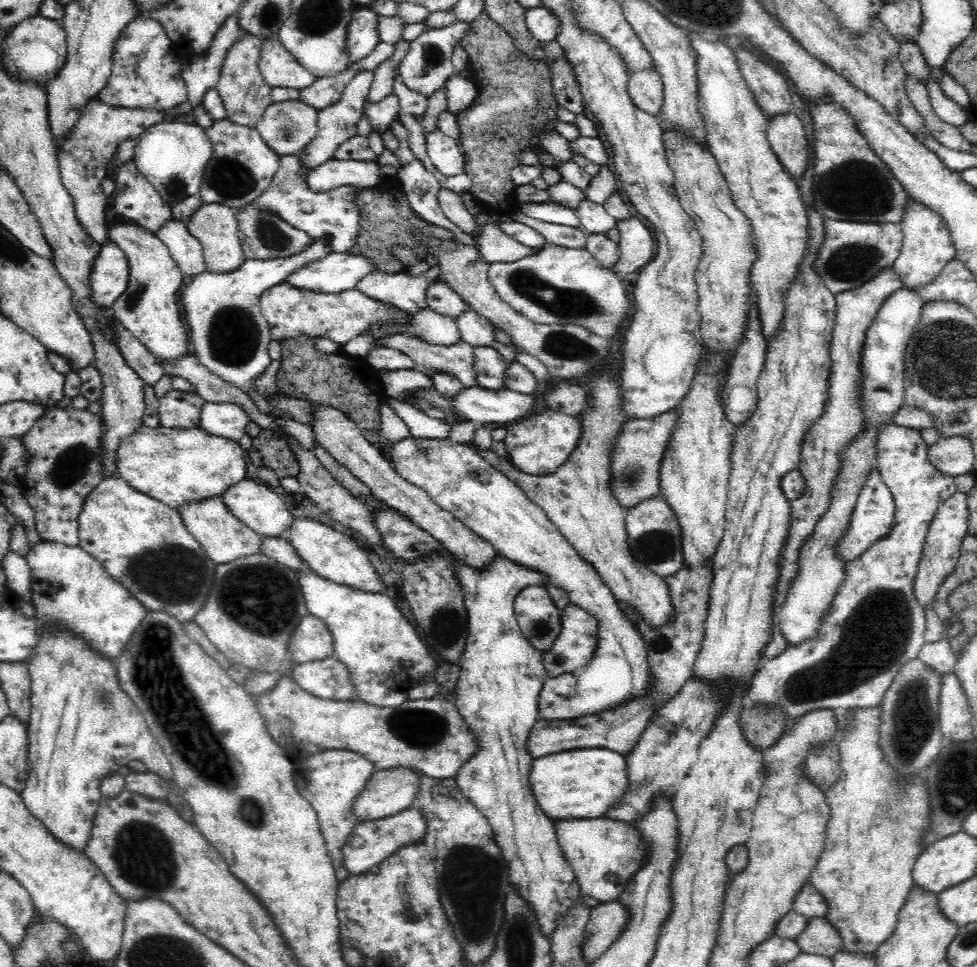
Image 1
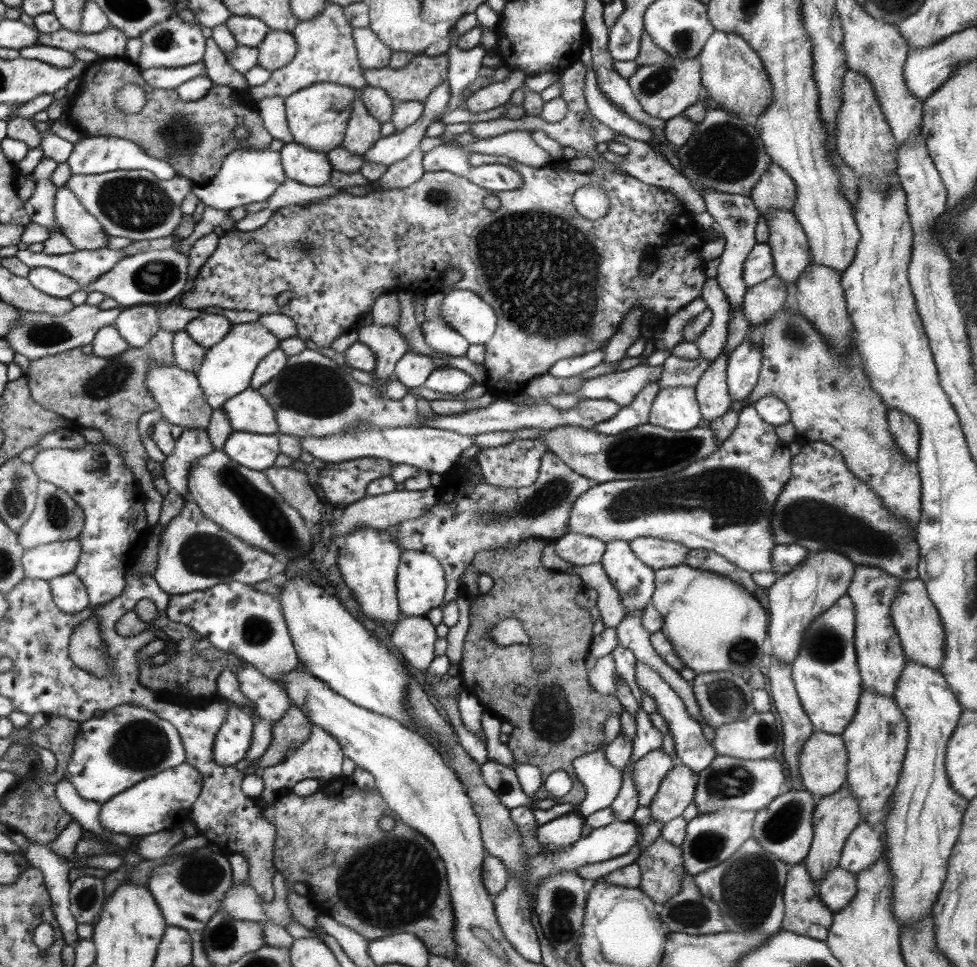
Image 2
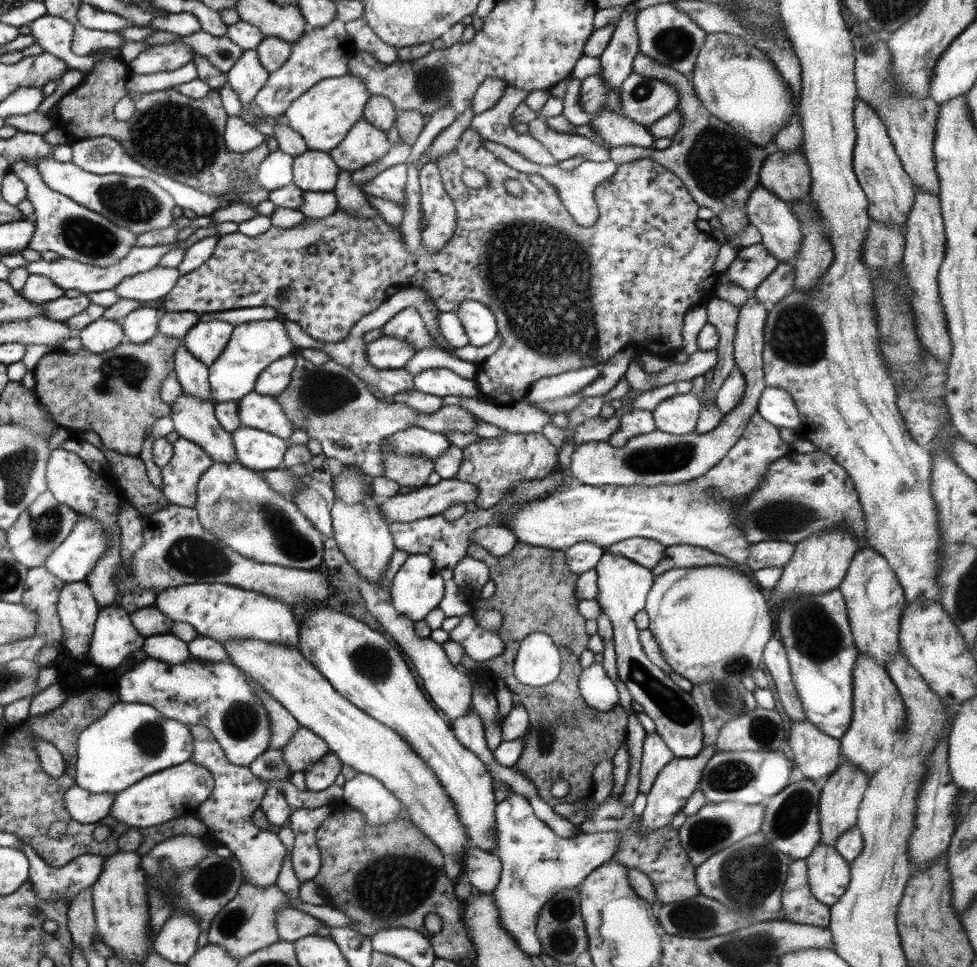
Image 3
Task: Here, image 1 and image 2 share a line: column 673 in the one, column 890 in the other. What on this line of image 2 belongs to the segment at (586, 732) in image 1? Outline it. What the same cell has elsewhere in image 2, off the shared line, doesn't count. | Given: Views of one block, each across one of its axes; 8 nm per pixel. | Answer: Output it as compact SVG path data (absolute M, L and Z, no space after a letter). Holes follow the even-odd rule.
M857 566L855 576L847 588L851 604L855 608L855 652L857 652L857 666L861 674L863 690L871 690L875 694L893 698L899 676L907 664L907 658L901 648L901 640L893 628L889 604L897 594L901 580L889 576L885 570Z

